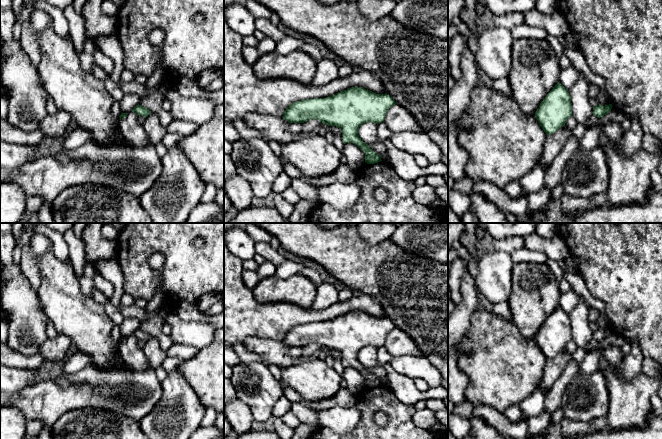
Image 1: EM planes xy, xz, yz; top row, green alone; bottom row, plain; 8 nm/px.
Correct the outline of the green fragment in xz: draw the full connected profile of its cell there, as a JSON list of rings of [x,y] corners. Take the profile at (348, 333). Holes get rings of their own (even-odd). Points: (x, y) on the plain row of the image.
[[[351,311],[326,322],[305,323],[290,328],[282,342],[289,347],[304,347],[317,343],[328,350],[342,354],[344,368],[353,367],[365,377],[365,386],[375,388],[381,379],[374,376],[358,359],[363,347],[384,346],[386,336],[396,329],[395,324],[385,318],[376,318],[363,311]]]

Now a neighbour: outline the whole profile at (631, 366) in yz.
[[[631,341],[631,351],[618,367],[614,369],[615,373],[624,381],[632,382],[640,373],[642,373],[642,362],[644,356],[637,341]]]

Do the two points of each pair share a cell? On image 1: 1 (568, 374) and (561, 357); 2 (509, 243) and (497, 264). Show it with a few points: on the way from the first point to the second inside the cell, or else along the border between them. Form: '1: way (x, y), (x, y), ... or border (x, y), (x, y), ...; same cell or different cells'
1: border (571, 358), (552, 387); different cells
2: border (495, 249), (506, 251), (510, 254); different cells

